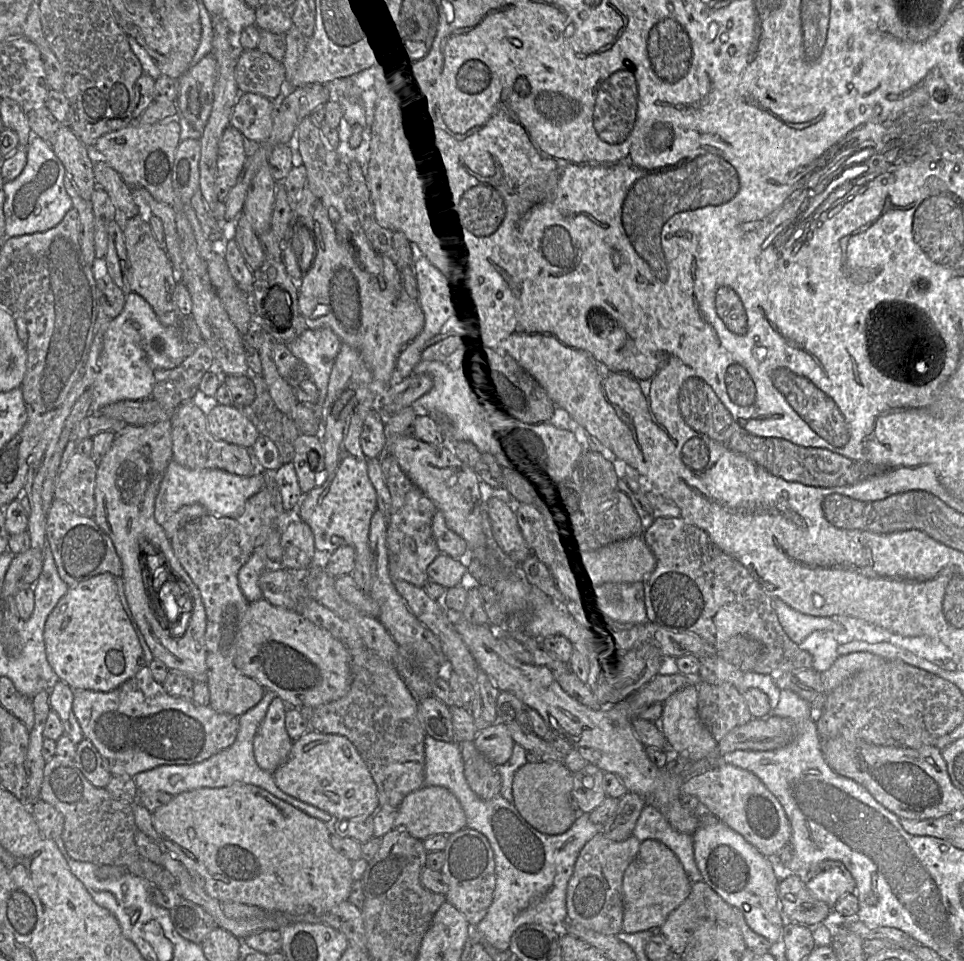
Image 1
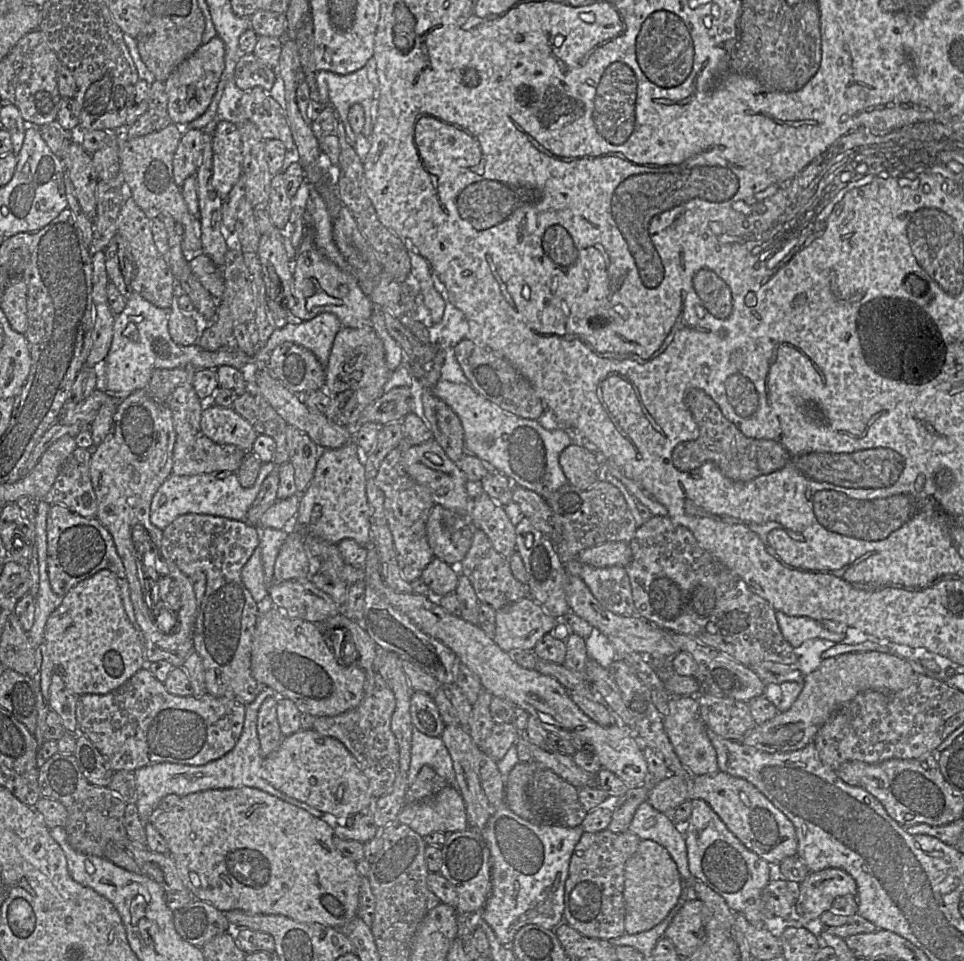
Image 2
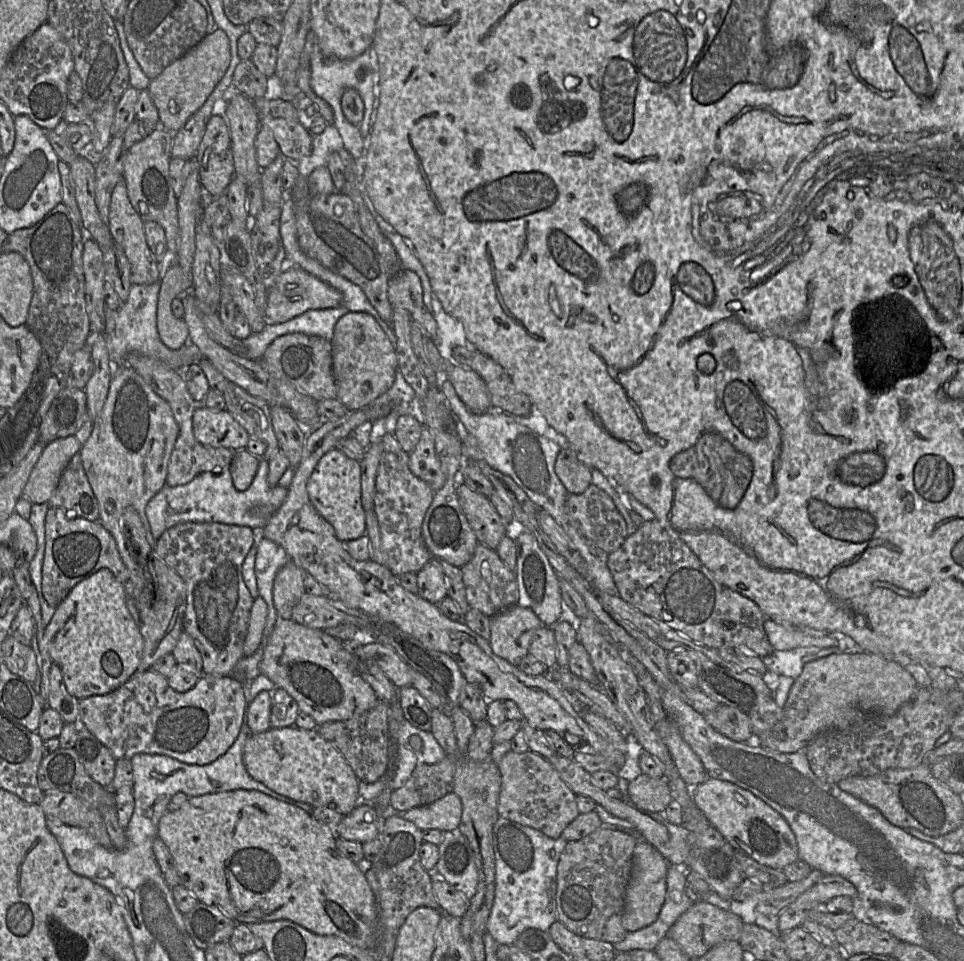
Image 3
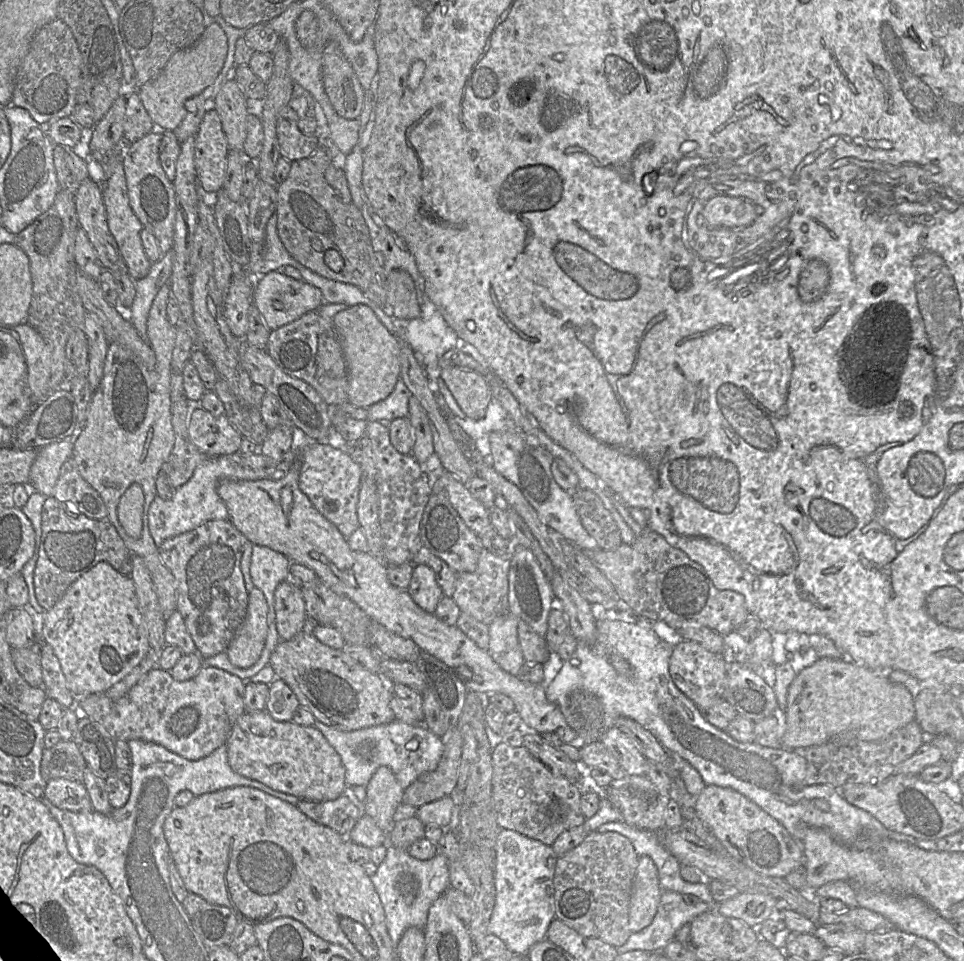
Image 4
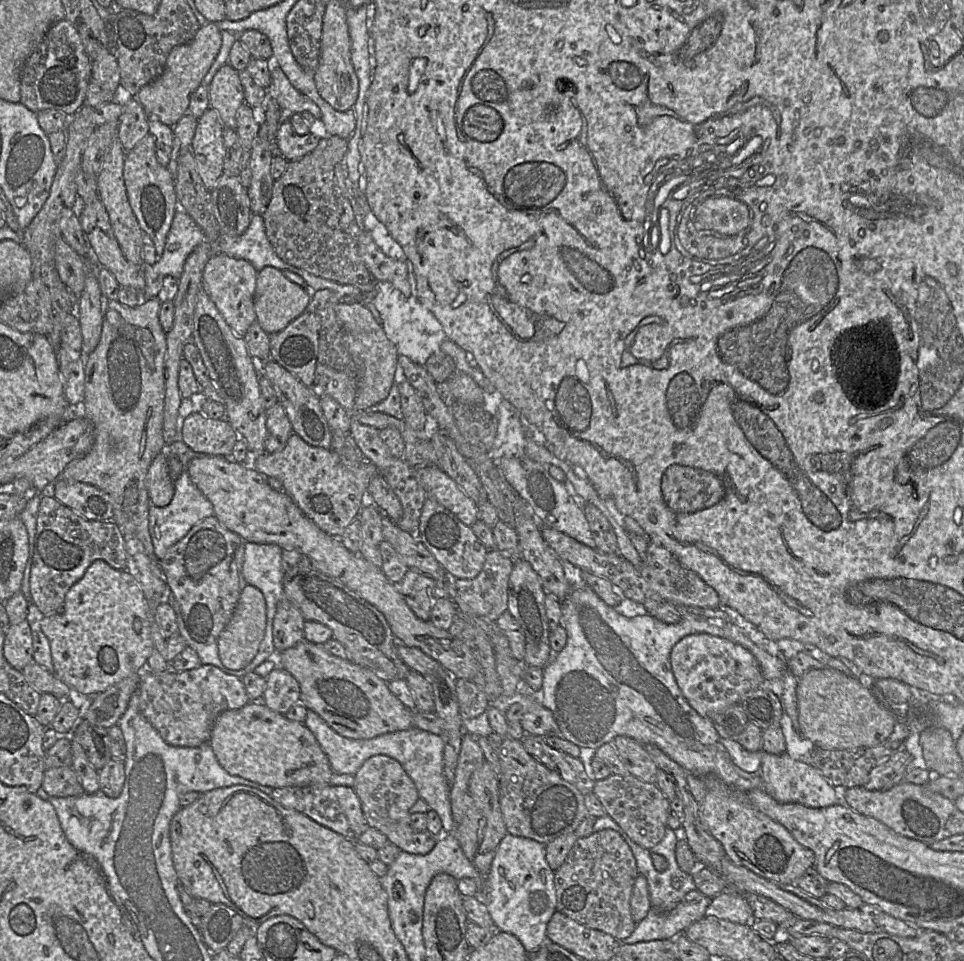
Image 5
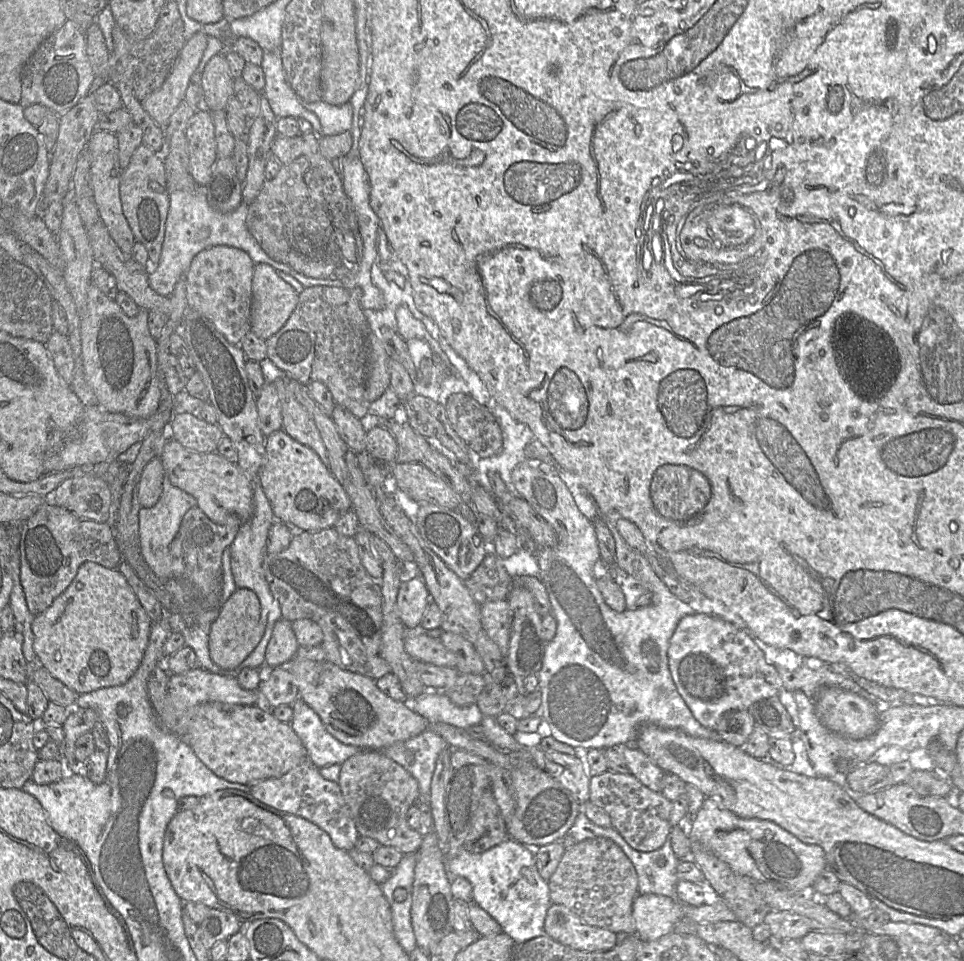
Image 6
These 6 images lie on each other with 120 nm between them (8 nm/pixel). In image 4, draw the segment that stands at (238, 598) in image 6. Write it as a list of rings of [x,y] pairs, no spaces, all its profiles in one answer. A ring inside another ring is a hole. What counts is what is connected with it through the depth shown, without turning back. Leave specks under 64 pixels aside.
[[[254,587],[248,592],[245,618],[225,651],[234,666],[247,669],[259,659],[268,634],[268,610],[264,593]]]

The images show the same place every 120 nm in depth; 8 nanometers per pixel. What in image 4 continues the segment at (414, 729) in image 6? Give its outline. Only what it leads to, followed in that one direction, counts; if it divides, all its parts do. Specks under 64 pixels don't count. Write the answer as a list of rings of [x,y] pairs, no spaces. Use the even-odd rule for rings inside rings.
[[[305,628],[289,640],[280,640],[270,656],[269,664],[276,678],[283,680],[295,693],[300,706],[309,710],[317,721],[341,731],[353,731],[381,724],[387,724],[396,719],[390,707],[394,695],[391,686],[394,682],[386,681],[379,673],[373,673],[359,662],[344,653],[321,643]]]

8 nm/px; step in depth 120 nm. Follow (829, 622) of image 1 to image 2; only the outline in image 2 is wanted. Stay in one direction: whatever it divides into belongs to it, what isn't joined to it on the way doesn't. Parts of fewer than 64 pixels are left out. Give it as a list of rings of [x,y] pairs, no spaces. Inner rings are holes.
[[[776,611],[776,620],[779,629],[786,641],[798,648],[810,639],[825,639],[840,643],[846,634],[824,628],[824,623],[804,616],[788,616],[781,611]]]

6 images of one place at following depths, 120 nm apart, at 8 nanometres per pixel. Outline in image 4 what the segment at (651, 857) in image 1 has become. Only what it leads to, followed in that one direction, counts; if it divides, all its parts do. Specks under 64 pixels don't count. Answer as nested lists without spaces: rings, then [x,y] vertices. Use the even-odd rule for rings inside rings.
[[[647,855],[638,857],[629,900],[631,932],[637,932],[650,924],[656,913],[661,892],[655,863]]]

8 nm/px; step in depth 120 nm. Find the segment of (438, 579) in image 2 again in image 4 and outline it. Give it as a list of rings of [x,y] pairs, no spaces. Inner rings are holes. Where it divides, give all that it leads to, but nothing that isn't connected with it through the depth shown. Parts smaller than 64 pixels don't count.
[[[425,564],[413,565],[413,572],[407,591],[413,601],[429,613],[435,612],[437,603],[444,596],[435,579],[434,571]]]

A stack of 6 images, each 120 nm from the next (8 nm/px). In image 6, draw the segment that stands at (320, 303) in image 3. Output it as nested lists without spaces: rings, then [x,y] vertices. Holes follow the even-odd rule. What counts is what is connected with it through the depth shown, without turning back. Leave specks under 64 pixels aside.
[[[267,263],[254,266],[251,331],[267,340],[276,334],[295,310],[299,293]]]

